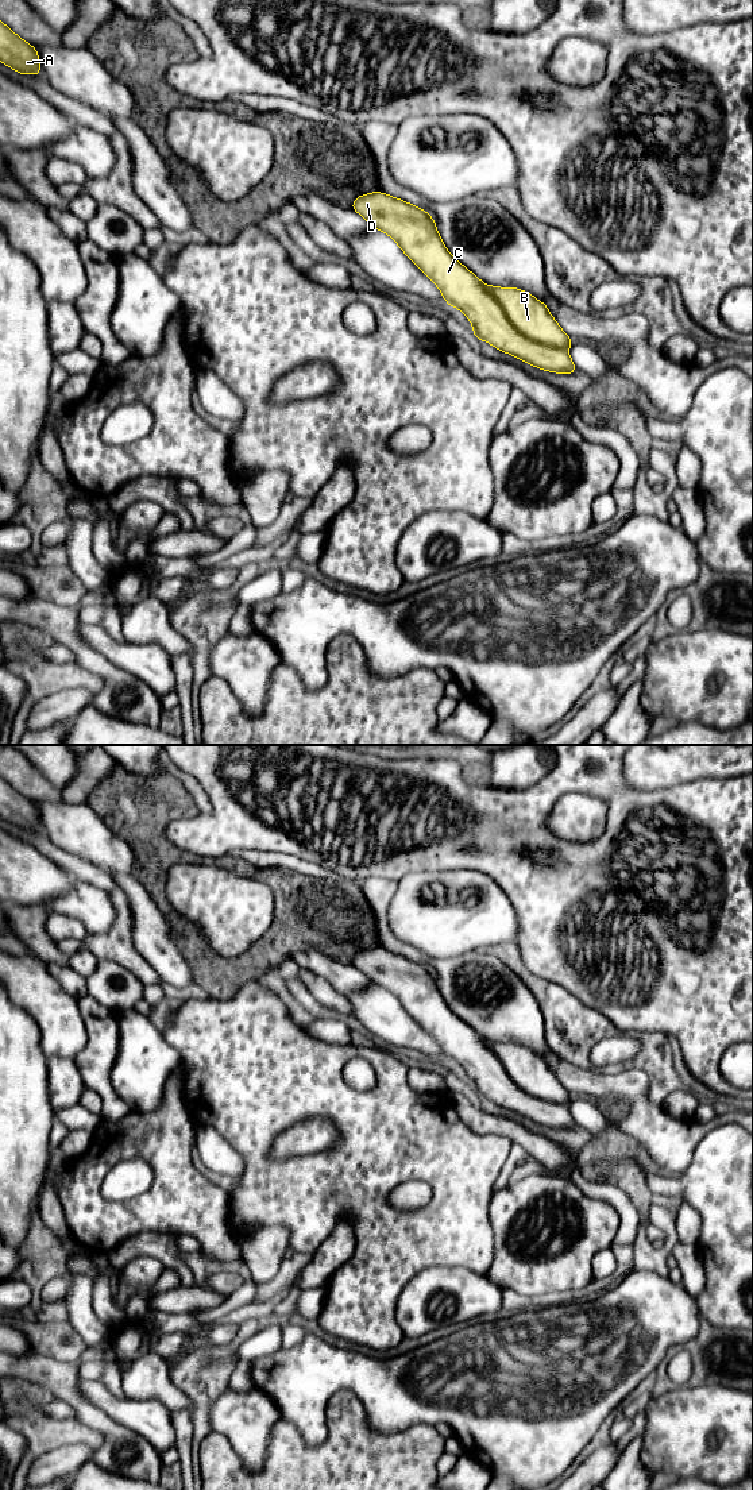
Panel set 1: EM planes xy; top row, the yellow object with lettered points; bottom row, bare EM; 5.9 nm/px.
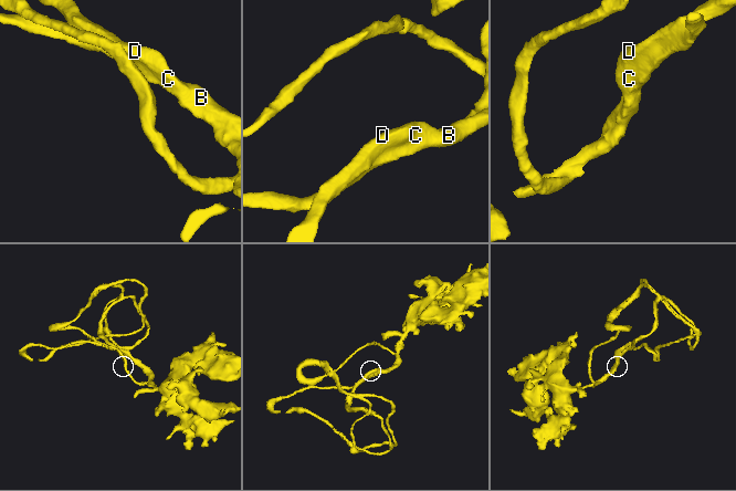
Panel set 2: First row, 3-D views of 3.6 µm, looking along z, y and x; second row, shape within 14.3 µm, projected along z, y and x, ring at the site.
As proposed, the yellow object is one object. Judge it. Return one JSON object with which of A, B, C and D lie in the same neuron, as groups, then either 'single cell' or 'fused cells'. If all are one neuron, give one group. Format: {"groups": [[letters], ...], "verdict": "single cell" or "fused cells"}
{"groups": [["A", "B", "C", "D"]], "verdict": "single cell"}

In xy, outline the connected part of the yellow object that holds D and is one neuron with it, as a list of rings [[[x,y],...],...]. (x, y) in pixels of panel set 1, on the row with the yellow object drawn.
[[[381,192],[356,197],[351,208],[371,227],[387,233],[439,287],[447,304],[467,316],[478,340],[487,341],[499,351],[544,371],[564,375],[578,370],[568,354],[574,340],[560,328],[547,305],[521,289],[483,283],[451,255],[428,212]]]

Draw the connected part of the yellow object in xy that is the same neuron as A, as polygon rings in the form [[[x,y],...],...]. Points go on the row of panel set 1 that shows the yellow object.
[[[0,20],[0,62],[20,74],[40,74],[39,55],[34,46],[18,36]]]

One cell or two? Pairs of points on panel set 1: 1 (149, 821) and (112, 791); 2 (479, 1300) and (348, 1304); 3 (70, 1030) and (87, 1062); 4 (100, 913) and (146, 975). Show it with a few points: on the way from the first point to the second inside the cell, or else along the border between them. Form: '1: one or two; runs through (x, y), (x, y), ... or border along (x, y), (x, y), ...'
1: one; runs through (149, 809), (132, 790), (124, 790)
2: two; border along (414, 1276), (397, 1303), (396, 1320), (402, 1334)
3: two; border along (81, 1016), (85, 1025), (87, 1043), (73, 1058)
4: two; border along (109, 896), (114, 925), (88, 934)

